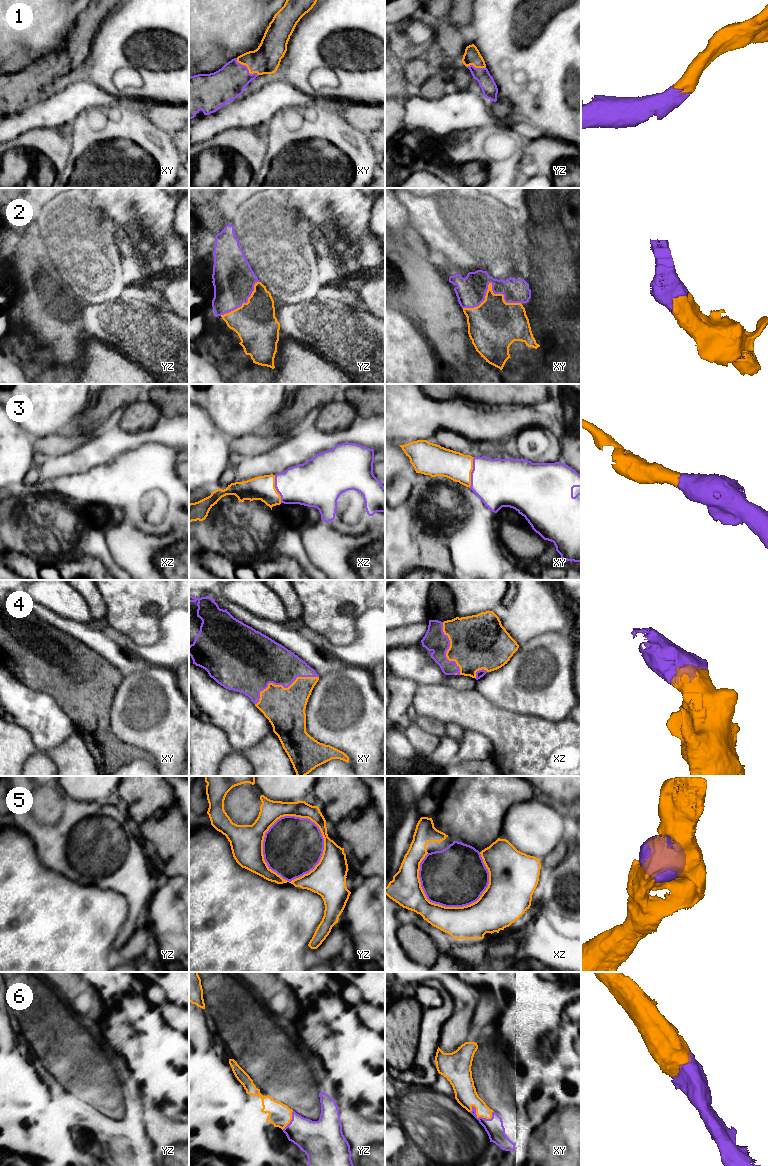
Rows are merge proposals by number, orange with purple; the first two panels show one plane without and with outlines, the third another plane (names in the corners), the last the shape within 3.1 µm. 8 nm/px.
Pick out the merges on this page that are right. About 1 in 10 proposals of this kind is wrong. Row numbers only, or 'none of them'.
1, 2, 3, 4, 5, 6

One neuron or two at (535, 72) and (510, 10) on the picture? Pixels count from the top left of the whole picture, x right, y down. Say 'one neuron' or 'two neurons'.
one neuron

